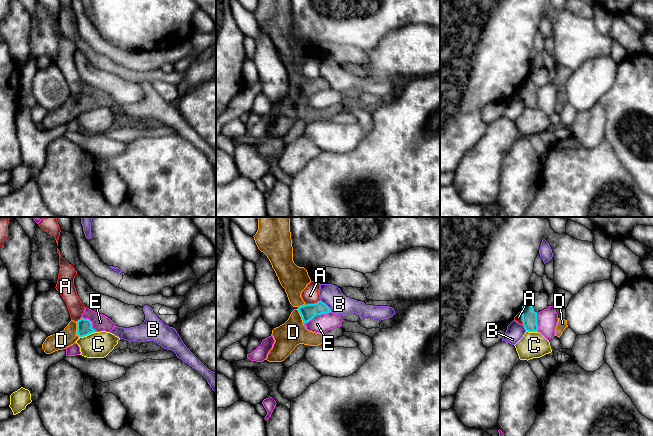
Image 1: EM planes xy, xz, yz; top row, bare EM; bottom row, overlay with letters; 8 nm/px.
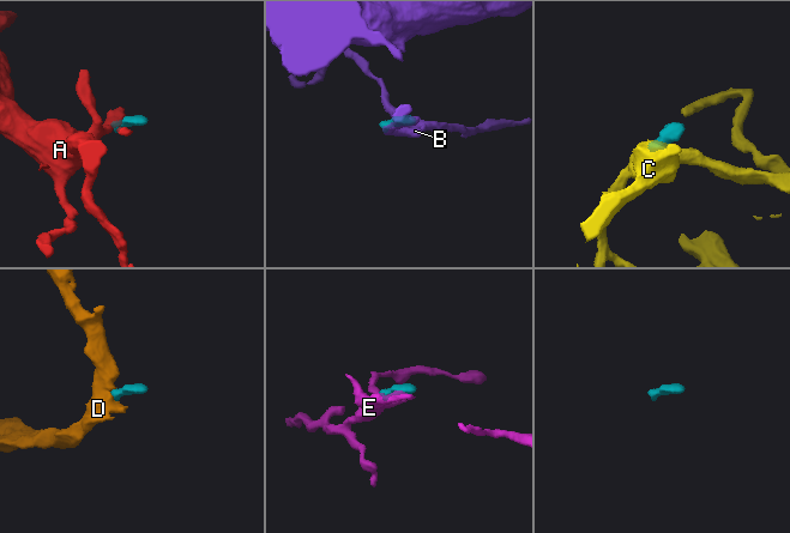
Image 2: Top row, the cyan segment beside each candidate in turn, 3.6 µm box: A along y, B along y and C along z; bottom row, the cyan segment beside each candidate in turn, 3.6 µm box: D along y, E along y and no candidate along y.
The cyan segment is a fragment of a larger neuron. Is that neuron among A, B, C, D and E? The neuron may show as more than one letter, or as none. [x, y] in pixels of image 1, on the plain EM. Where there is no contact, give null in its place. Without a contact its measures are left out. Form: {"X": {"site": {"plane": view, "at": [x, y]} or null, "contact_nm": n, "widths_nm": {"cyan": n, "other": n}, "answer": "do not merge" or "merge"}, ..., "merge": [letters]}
{"A": {"site": {"plane": "xz", "at": [312, 80]}, "contact_nm": 130, "widths_nm": {"cyan": 120, "other": 140}, "answer": "do not merge"}, "B": {"site": {"plane": "xz", "at": [326, 81]}, "contact_nm": 130, "widths_nm": {"cyan": 120, "other": 170}, "answer": "do not merge"}, "C": {"site": {"plane": "xy", "at": [86, 111]}, "contact_nm": 140, "widths_nm": {"cyan": 130, "other": 200}, "answer": "do not merge"}, "D": {"site": {"plane": "xy", "at": [77, 105]}, "contact_nm": 120, "widths_nm": {"cyan": 130, "other": 150}, "answer": "merge"}, "E": {"site": {"plane": "xz", "at": [317, 90]}, "contact_nm": 240, "widths_nm": {"cyan": 120, "other": 150}, "answer": "do not merge"}, "merge": ["D"]}

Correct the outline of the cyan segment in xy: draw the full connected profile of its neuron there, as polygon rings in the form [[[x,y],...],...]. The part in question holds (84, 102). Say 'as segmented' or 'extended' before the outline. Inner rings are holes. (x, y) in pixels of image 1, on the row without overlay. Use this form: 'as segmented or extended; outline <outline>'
extended; outline [[[81,94],[77,98],[71,96],[63,107],[48,112],[42,120],[46,130],[66,125],[76,119],[80,113],[94,109],[92,98],[89,95]]]

